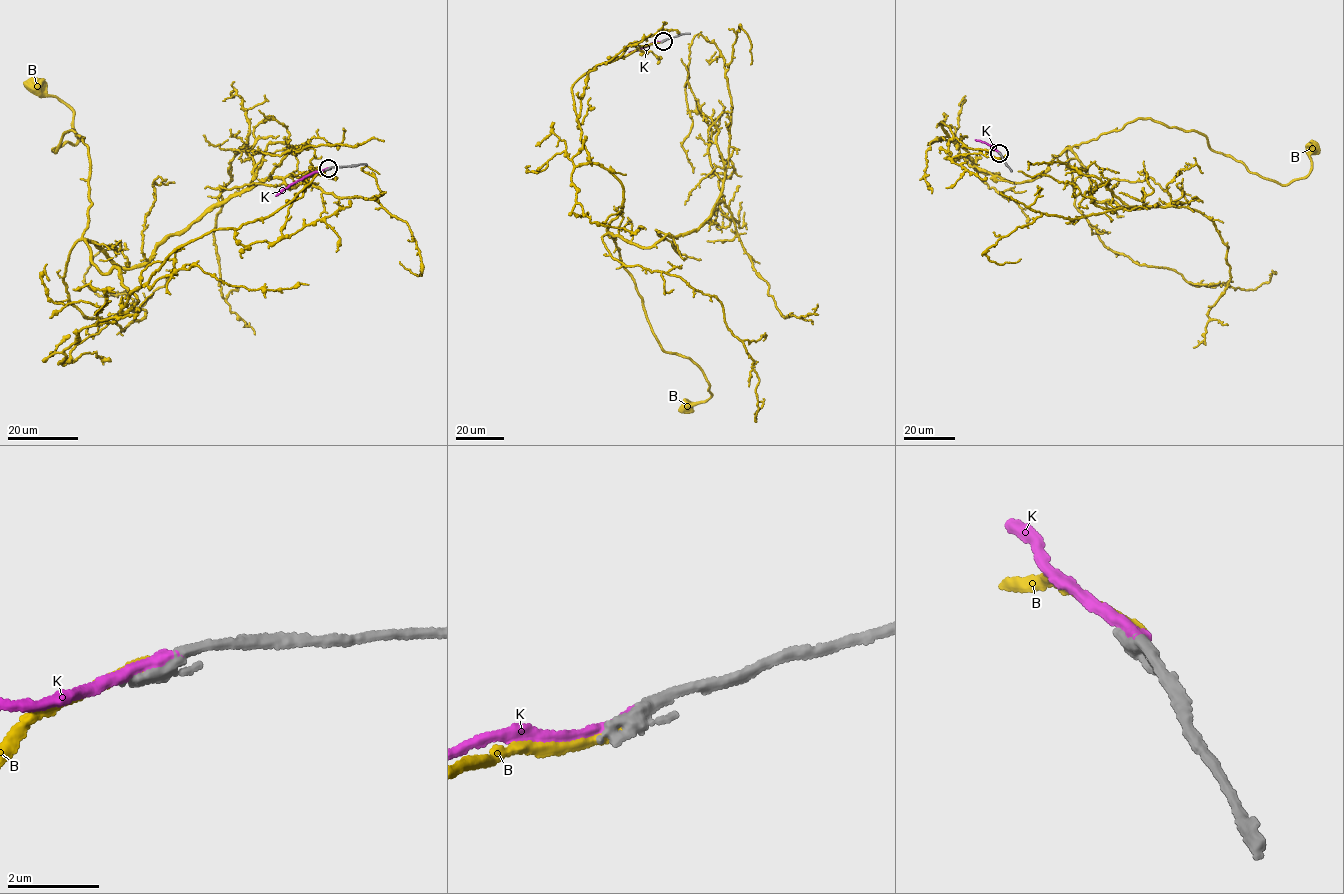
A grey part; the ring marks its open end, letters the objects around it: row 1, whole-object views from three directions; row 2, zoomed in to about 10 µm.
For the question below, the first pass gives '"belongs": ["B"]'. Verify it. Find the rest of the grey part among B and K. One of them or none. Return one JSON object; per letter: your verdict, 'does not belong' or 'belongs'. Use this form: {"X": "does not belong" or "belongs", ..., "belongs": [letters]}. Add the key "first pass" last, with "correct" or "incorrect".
{"B": "does not belong", "K": "belongs", "belongs": ["K"], "first pass": "incorrect"}

